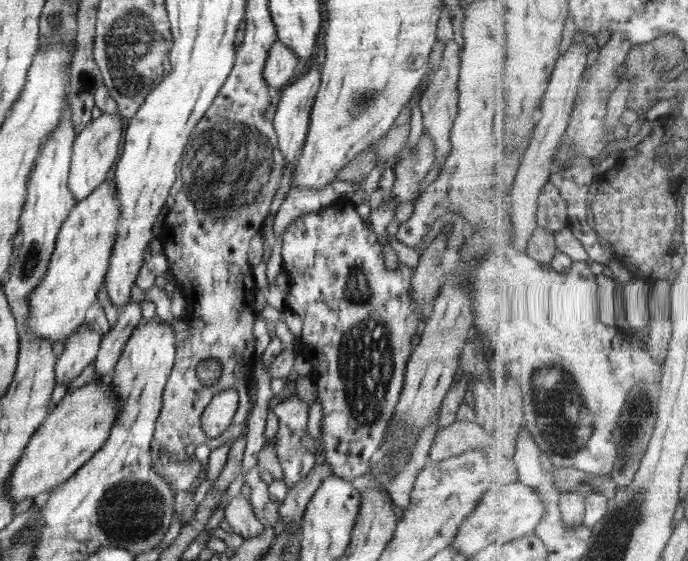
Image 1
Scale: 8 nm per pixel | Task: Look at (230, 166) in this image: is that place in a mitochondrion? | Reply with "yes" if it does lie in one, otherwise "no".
yes

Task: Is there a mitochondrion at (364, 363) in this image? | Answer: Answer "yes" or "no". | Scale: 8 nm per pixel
yes

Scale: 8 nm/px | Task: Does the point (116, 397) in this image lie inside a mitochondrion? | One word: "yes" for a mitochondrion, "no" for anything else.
no

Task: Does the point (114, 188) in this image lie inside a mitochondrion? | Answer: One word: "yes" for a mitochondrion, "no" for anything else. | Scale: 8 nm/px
no

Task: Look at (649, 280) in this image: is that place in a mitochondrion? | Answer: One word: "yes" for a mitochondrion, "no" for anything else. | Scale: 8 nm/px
no

